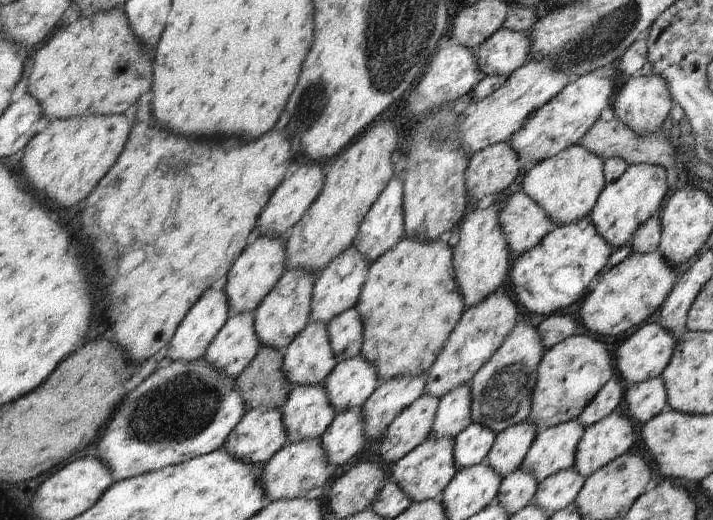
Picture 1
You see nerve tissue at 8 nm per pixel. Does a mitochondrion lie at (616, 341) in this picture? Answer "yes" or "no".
no

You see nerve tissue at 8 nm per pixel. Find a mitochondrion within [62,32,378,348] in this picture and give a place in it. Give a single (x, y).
(312, 101)

